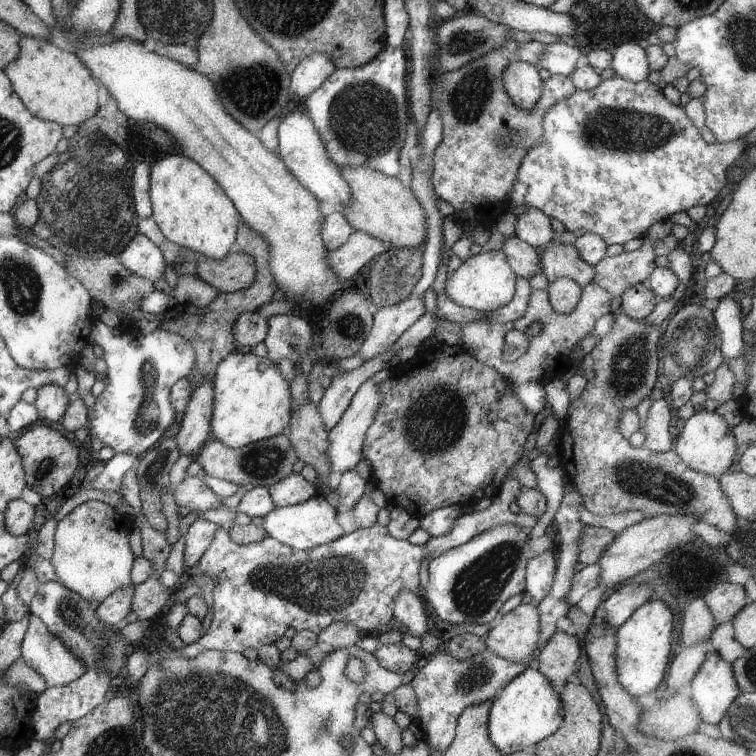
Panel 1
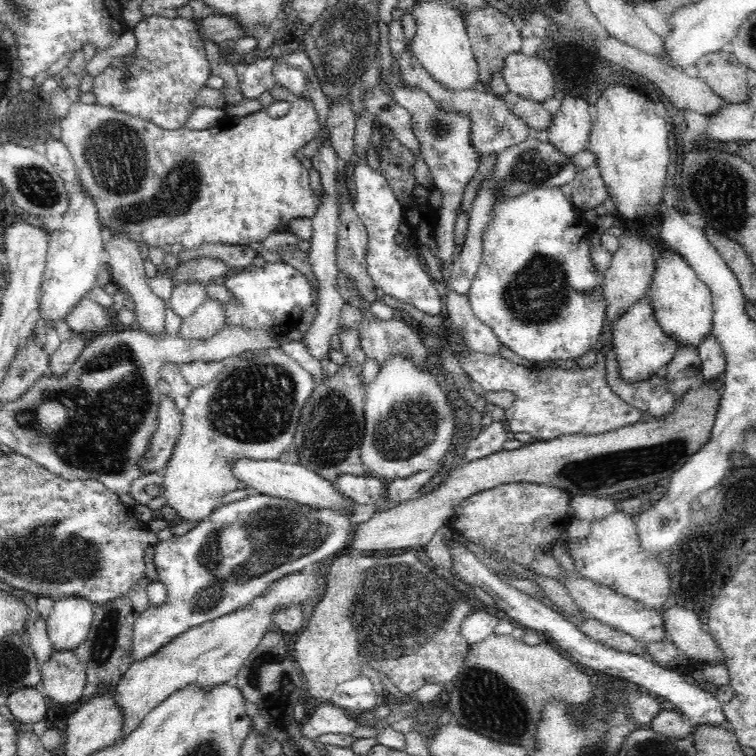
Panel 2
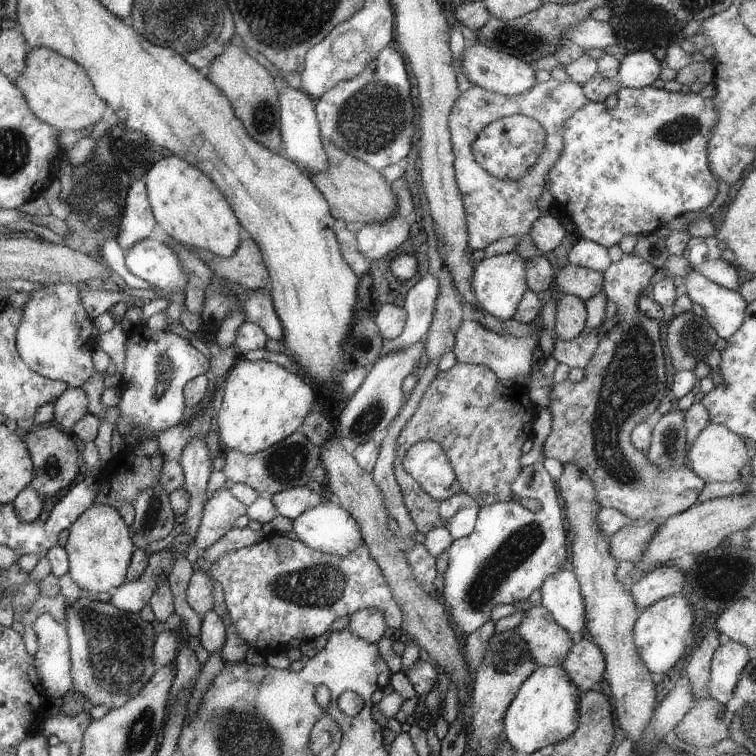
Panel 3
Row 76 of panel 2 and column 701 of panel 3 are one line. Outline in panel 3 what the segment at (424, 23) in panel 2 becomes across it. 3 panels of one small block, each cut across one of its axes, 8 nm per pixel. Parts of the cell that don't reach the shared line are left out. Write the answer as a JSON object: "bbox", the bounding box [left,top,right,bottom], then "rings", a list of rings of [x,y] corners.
{"bbox":[685,422,751,484],"rings":[[[709,422],[695,438],[695,442],[687,448],[685,452],[685,460],[687,460],[687,468],[697,476],[701,478],[705,484],[713,484],[713,482],[735,482],[735,480],[741,480],[739,472],[743,466],[751,466],[751,454],[747,452],[743,440],[729,432],[727,428],[719,426],[719,424],[713,424]]]}

